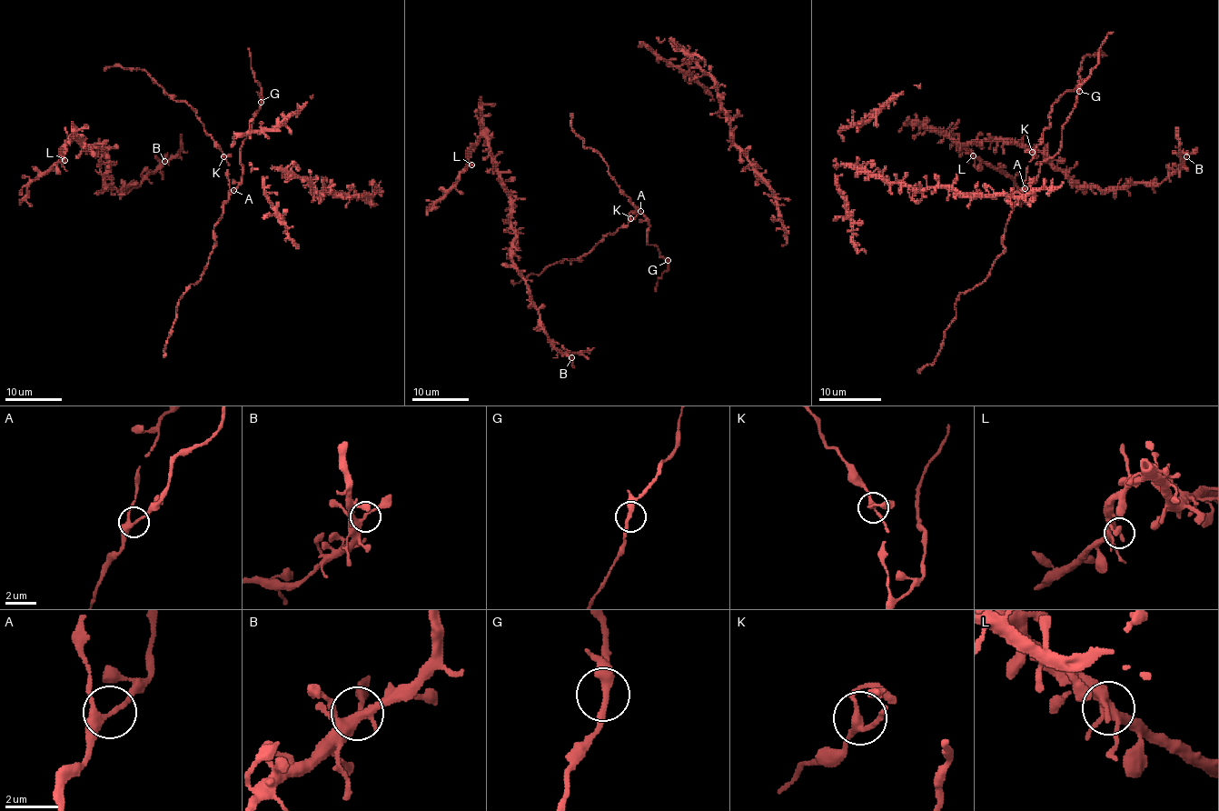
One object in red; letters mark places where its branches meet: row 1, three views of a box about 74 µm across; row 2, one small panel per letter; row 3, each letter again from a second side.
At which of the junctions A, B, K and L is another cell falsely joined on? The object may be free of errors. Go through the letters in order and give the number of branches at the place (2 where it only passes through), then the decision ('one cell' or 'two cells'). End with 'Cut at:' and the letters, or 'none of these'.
A: branches 3; one cell
B: branches 3; one cell
K: branches 3; one cell
L: branches 3; one cell
Cut at: none of these

